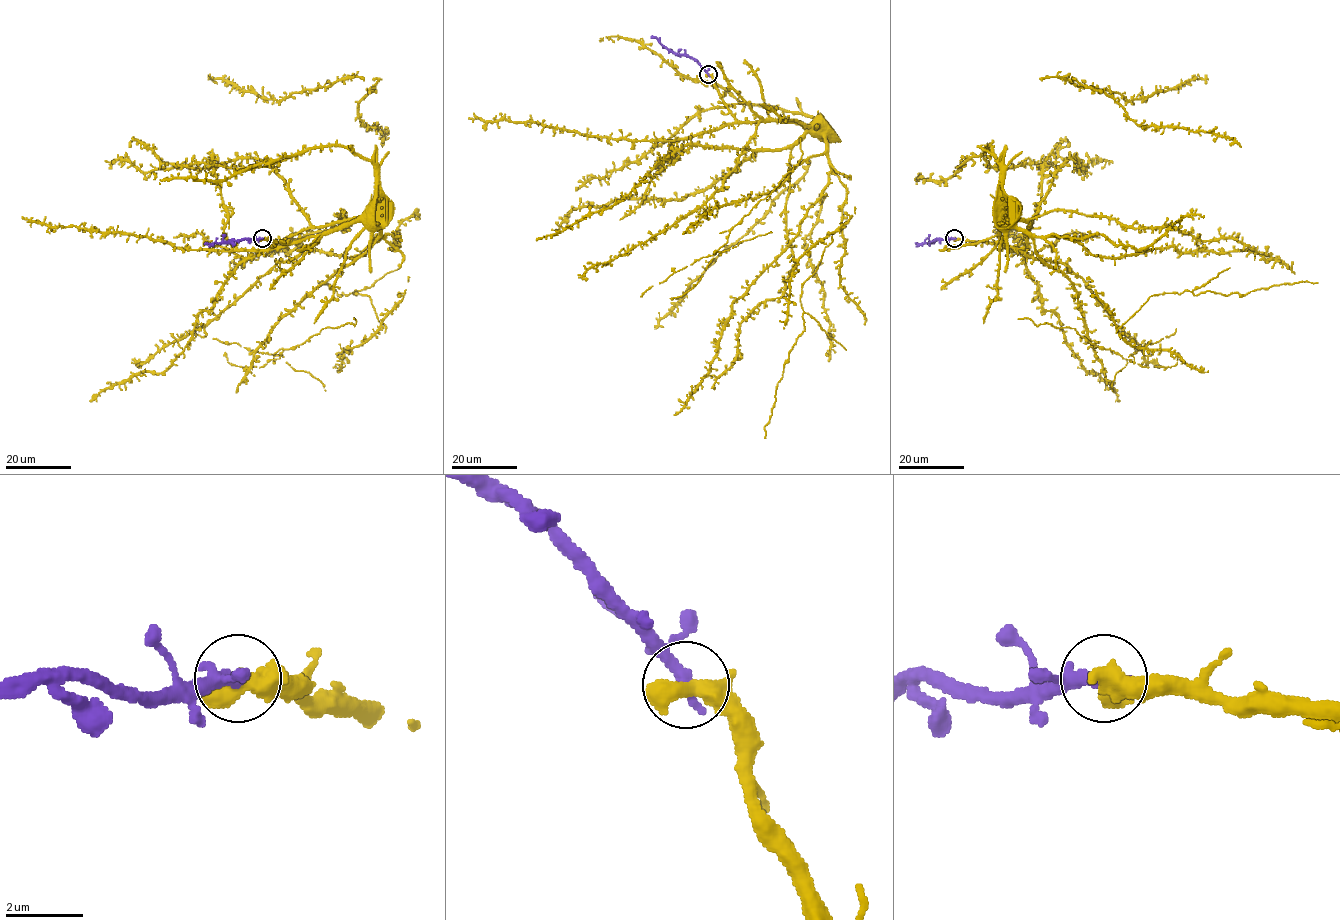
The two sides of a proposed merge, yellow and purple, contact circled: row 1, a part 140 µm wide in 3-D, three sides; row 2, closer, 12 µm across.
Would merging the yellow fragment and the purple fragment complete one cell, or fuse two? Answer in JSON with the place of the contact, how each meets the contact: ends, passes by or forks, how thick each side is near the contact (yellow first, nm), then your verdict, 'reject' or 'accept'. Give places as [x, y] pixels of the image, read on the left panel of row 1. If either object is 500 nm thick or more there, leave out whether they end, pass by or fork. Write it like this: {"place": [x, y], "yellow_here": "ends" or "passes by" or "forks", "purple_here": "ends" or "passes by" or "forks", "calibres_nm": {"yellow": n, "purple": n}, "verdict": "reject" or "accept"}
{"place": [262, 238], "yellow_here": "passes by", "purple_here": "ends", "calibres_nm": {"yellow": 460, "purple": 380}, "verdict": "accept"}

